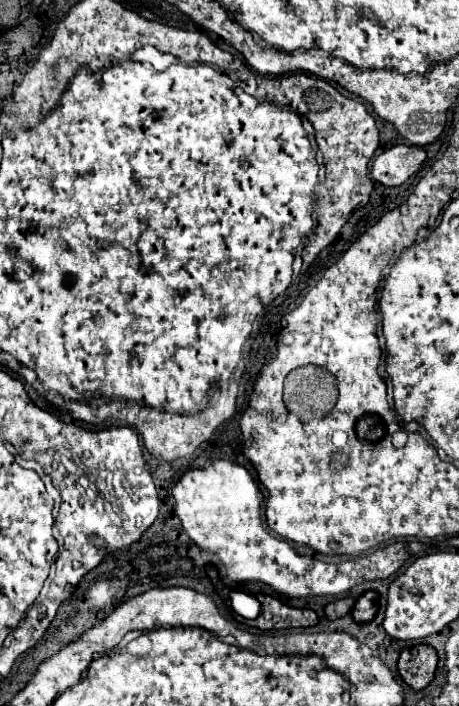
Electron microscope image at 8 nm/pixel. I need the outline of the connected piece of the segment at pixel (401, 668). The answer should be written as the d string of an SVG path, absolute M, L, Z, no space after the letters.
M418 644L414 648L402 650L398 660L398 672L412 690L422 690L432 682L436 664L438 664L436 650L430 646Z

